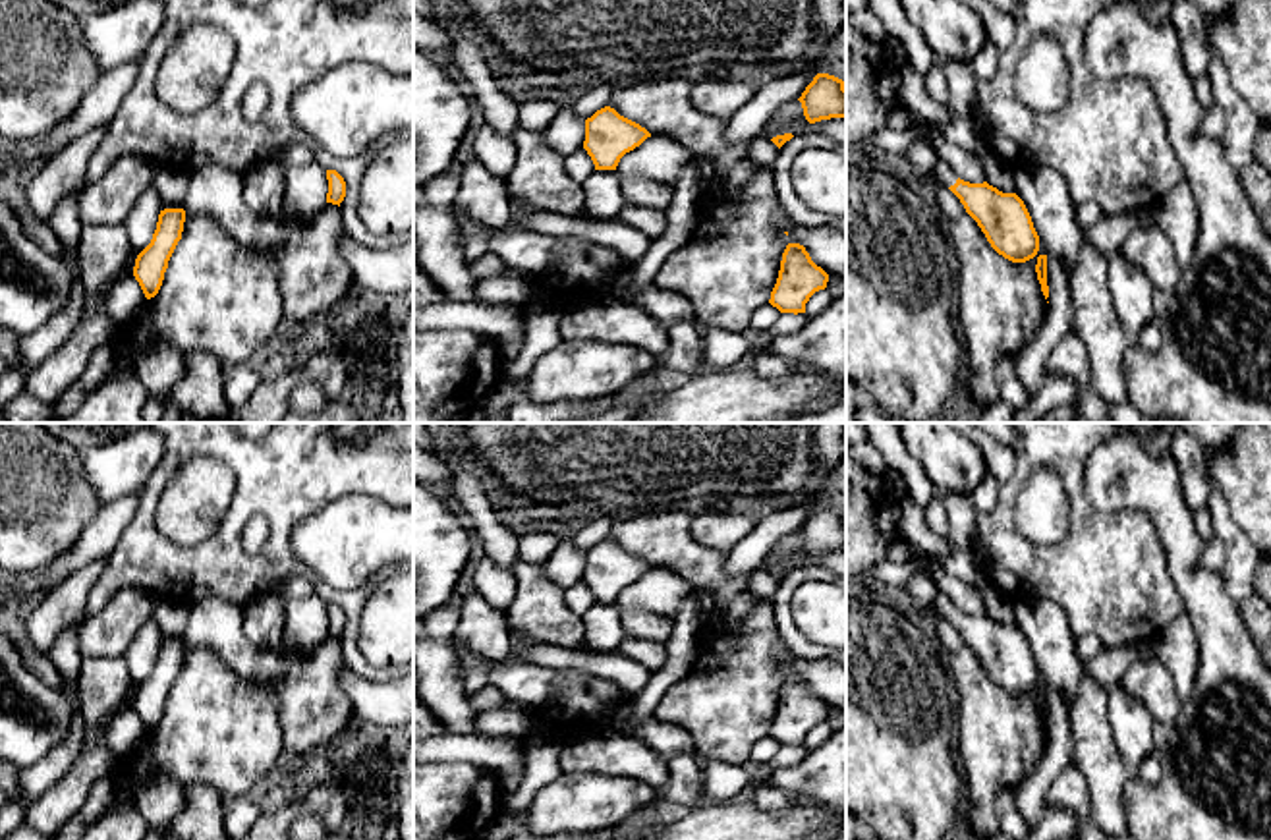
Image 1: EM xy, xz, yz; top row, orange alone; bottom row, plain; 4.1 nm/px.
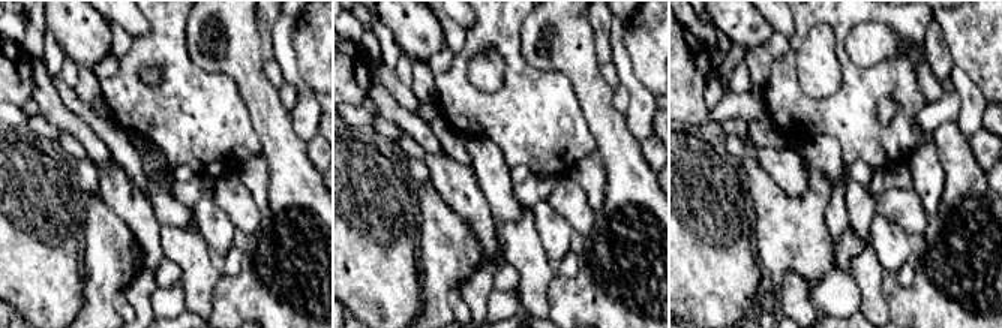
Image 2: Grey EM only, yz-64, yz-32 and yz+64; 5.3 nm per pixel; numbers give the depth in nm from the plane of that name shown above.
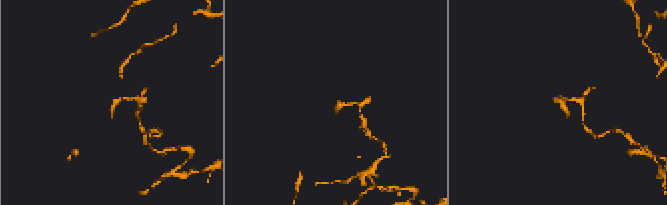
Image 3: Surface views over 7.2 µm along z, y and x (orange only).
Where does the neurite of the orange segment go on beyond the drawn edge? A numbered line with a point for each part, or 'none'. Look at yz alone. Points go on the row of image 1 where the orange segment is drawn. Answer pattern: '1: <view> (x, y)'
1: yz (943, 174)

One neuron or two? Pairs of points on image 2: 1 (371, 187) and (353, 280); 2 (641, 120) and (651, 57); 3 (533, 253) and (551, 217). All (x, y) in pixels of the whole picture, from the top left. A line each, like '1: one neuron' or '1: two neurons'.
1: one neuron
2: two neurons
3: two neurons

